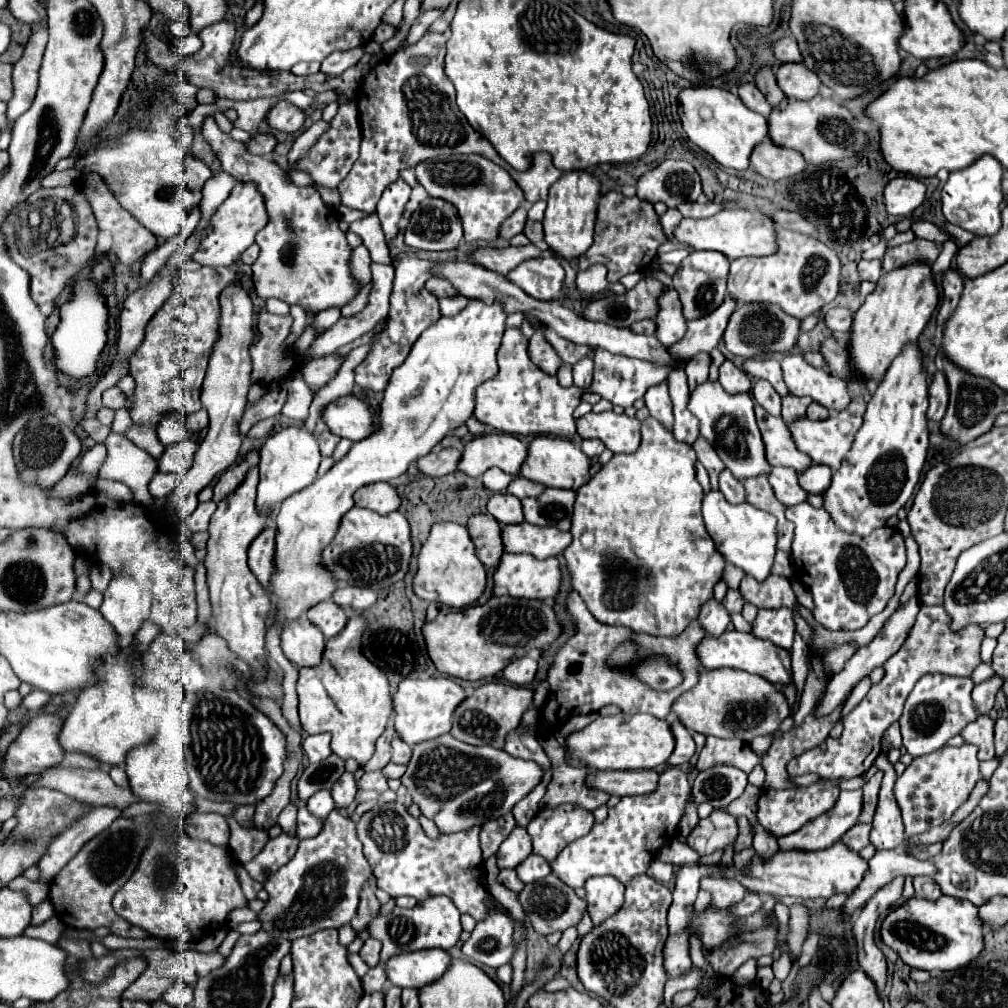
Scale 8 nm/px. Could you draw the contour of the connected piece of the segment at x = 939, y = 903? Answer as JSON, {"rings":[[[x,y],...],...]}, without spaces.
{"rings":[[[940,896],[938,900],[910,898],[900,908],[892,910],[880,928],[882,940],[908,966],[920,970],[958,970],[978,958],[984,950],[984,936],[978,908],[968,900]]]}

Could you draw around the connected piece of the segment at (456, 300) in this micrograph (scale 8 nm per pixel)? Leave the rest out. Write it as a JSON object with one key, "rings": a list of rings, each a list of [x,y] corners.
{"rings":[[[462,294],[440,298],[440,314],[442,314],[442,316],[458,314],[466,304],[468,304],[468,298],[466,298],[466,296],[462,296]]]}

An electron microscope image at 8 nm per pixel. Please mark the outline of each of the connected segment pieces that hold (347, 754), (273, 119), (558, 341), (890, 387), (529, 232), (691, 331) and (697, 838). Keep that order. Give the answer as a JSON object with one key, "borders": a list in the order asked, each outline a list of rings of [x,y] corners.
{"borders":[[[[354,612],[344,630],[326,642],[320,666],[300,668],[296,682],[302,730],[308,734],[320,734],[326,730],[332,732],[332,752],[342,760],[354,758],[360,764],[366,764],[374,754],[374,744],[384,732],[392,714],[388,678],[362,652],[366,628],[366,618]]],[[[280,100],[268,114],[268,126],[278,130],[278,132],[286,132],[286,134],[294,134],[302,128],[306,116],[302,114],[302,110],[286,100]]],[[[546,330],[546,334],[548,334],[548,342],[552,342],[554,350],[558,352],[558,356],[560,356],[566,364],[574,364],[576,360],[584,358],[584,354],[588,354],[588,350],[590,350],[590,348],[586,348],[586,346],[576,346],[574,342],[568,342],[568,340],[560,338],[554,330]]],[[[912,344],[892,362],[884,382],[880,382],[872,394],[854,444],[842,466],[834,472],[828,490],[822,494],[824,510],[842,532],[858,536],[872,534],[886,526],[888,518],[896,516],[912,496],[928,450],[926,392],[928,382],[922,372],[922,354],[920,348]]],[[[528,222],[528,224],[524,226],[524,234],[530,238],[530,242],[534,242],[534,244],[538,244],[538,246],[540,246],[540,244],[542,244],[542,240],[544,240],[540,232],[542,232],[540,222],[534,222],[534,224],[530,224],[530,222]]],[[[726,298],[722,306],[718,306],[712,314],[708,314],[708,318],[700,318],[700,322],[690,322],[684,338],[668,346],[668,352],[672,354],[672,362],[676,362],[678,366],[688,358],[692,358],[694,354],[698,354],[700,350],[712,352],[722,342],[724,330],[728,326],[734,308],[736,302],[732,302],[732,298]]],[[[714,810],[708,818],[700,820],[692,834],[688,836],[688,846],[692,846],[700,856],[714,854],[716,850],[726,850],[738,838],[738,820],[736,816]]]]}

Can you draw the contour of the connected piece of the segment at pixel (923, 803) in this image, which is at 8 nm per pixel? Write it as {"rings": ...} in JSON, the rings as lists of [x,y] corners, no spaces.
{"rings":[[[962,744],[960,748],[940,748],[932,754],[914,758],[904,774],[896,780],[894,794],[902,810],[908,838],[944,824],[956,812],[956,808],[968,800],[972,788],[980,780],[980,760],[976,758],[976,752],[978,748],[972,744]]]}

